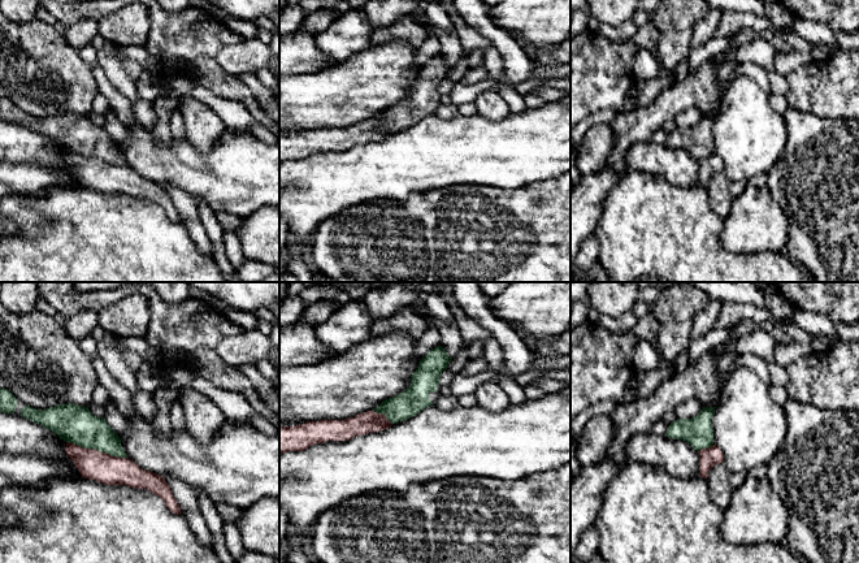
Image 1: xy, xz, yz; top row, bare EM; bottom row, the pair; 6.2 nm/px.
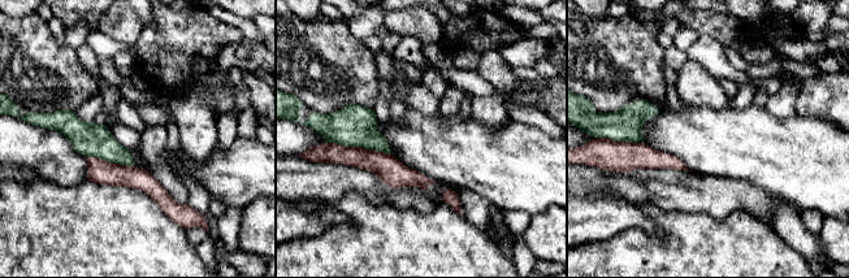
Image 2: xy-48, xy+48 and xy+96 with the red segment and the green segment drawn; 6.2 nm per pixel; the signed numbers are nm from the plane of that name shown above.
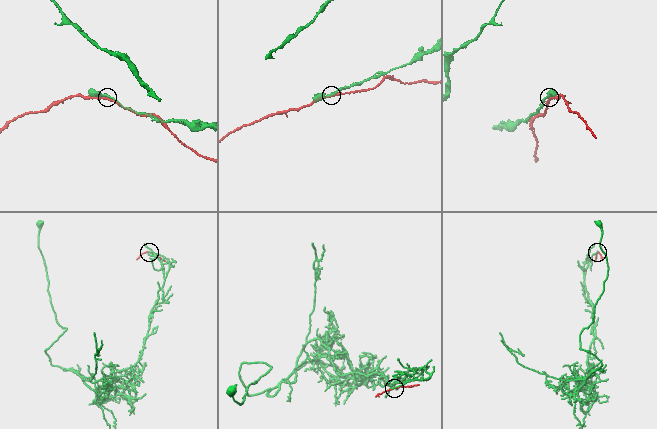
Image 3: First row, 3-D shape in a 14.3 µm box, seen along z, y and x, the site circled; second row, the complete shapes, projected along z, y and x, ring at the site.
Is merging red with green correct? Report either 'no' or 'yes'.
no

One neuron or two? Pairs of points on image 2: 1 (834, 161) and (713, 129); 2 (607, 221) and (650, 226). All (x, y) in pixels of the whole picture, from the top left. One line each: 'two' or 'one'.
1: one
2: one

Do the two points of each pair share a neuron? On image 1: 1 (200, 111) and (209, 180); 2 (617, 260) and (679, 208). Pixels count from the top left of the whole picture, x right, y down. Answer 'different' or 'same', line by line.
1: different
2: same

